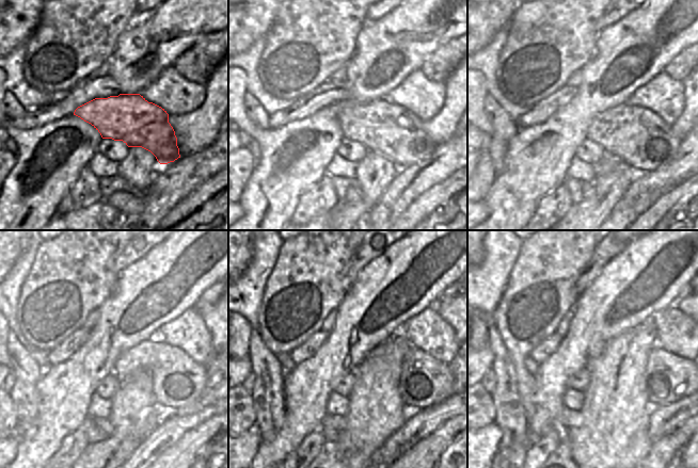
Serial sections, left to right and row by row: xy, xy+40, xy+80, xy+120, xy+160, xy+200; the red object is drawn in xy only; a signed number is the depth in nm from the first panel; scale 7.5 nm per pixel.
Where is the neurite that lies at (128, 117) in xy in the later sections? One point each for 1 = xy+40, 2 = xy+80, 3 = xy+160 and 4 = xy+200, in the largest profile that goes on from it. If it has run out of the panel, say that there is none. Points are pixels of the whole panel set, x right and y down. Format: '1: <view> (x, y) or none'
1: xy+40 (390, 130)
2: xy+80 (643, 140)
3: xy+160 (425, 382)
4: xy+200 (668, 378)

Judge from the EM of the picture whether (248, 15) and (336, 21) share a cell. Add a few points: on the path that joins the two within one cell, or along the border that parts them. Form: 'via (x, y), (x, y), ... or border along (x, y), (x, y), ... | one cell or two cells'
border along (278, 11), (274, 21), (266, 35) | two cells

